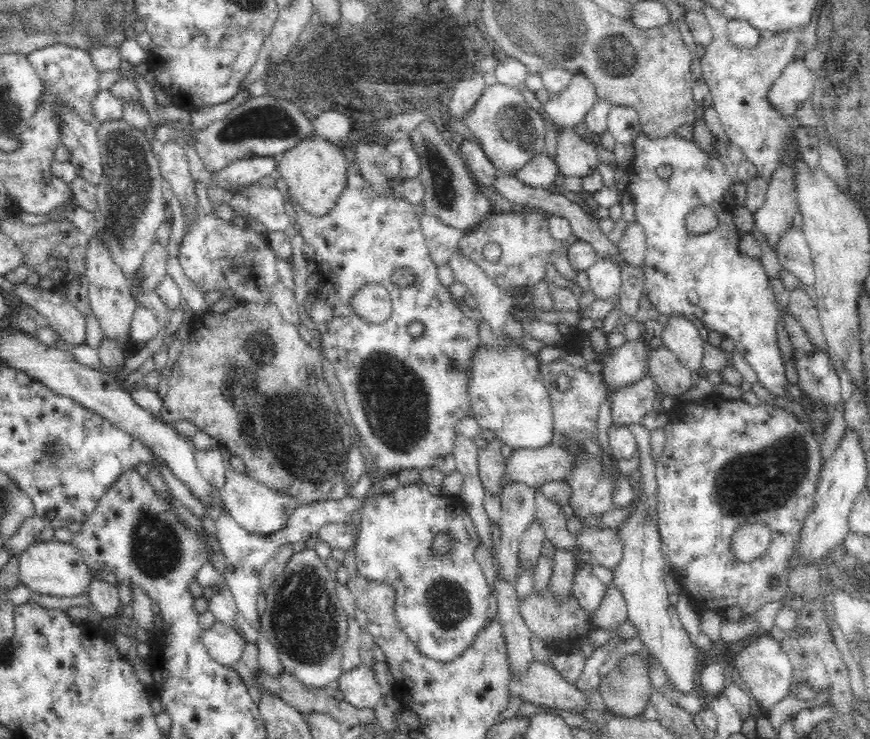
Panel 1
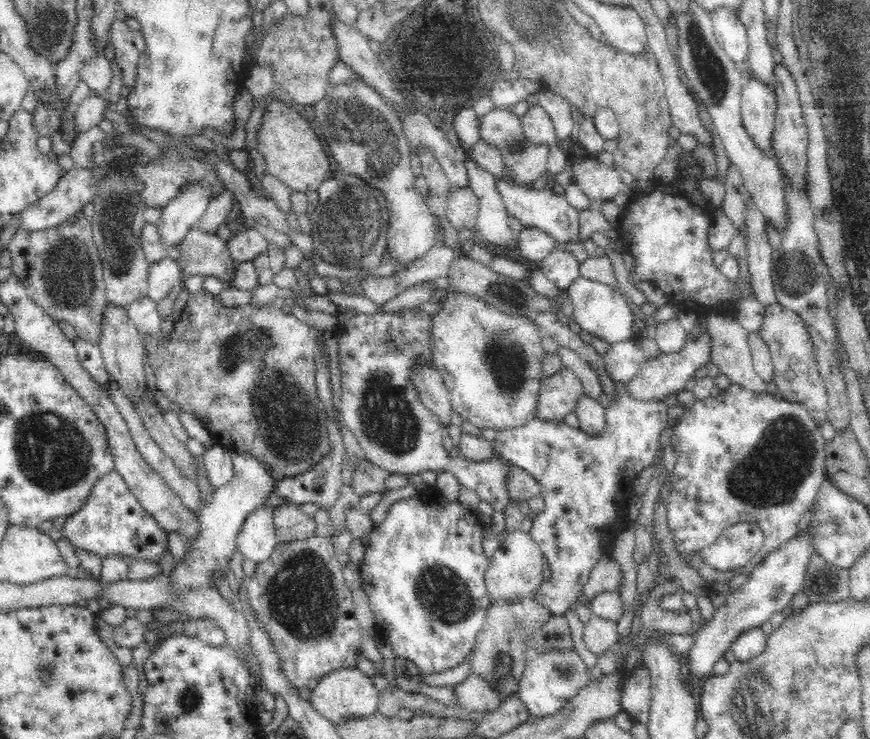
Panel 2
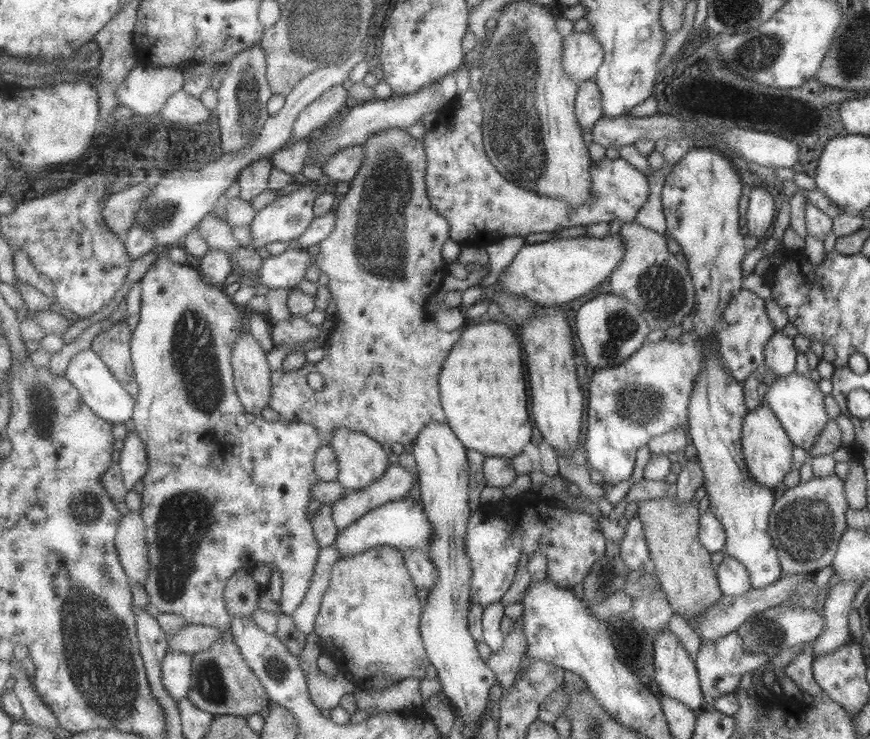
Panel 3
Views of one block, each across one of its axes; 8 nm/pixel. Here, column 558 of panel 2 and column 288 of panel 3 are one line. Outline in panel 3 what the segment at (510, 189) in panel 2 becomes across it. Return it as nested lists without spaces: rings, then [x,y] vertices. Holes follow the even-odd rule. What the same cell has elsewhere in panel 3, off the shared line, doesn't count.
[[[302,185],[301,189],[280,197],[276,203],[260,211],[255,218],[254,224],[251,226],[253,229],[253,241],[250,247],[260,249],[273,242],[282,241],[294,244],[296,240],[300,240],[318,217],[315,210],[317,201],[318,190],[312,185]]]

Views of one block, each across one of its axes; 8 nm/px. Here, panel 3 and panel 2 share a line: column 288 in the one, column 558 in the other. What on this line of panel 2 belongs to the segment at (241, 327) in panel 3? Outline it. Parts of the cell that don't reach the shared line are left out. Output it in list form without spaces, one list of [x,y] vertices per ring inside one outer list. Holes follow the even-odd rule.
[[[612,380],[612,389],[606,392],[606,398],[608,398],[608,404],[604,406],[604,427],[597,434],[587,434],[581,429],[571,428],[563,422],[554,420],[546,421],[535,417],[519,426],[496,430],[496,438],[491,442],[497,460],[506,463],[508,466],[516,466],[524,470],[529,476],[532,476],[532,480],[536,481],[536,485],[538,485],[538,496],[541,496],[542,500],[544,500],[544,510],[533,519],[529,536],[538,544],[538,547],[543,552],[543,556],[549,561],[549,566],[551,566],[552,570],[552,578],[545,580],[544,587],[539,588],[539,593],[535,596],[535,600],[545,604],[545,606],[552,610],[554,615],[564,615],[564,612],[567,611],[569,606],[573,602],[576,602],[576,596],[580,592],[580,588],[590,578],[591,570],[602,558],[611,557],[610,554],[612,554],[614,538],[616,538],[617,533],[621,530],[626,530],[626,528],[633,527],[634,522],[628,518],[627,502],[634,495],[634,481],[638,479],[638,476],[642,472],[646,472],[654,464],[655,453],[660,446],[660,435],[668,426],[667,410],[669,408],[664,404],[663,400],[636,397],[634,392],[630,392],[630,389],[628,389],[626,380]]]

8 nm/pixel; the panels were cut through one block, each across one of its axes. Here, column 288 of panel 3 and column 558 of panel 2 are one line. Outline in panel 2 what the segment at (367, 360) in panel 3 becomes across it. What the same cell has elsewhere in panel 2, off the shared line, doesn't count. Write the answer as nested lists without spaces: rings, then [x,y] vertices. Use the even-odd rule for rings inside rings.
[[[568,369],[543,376],[535,407],[535,417],[562,422],[575,409],[576,398],[583,391],[580,379]]]

